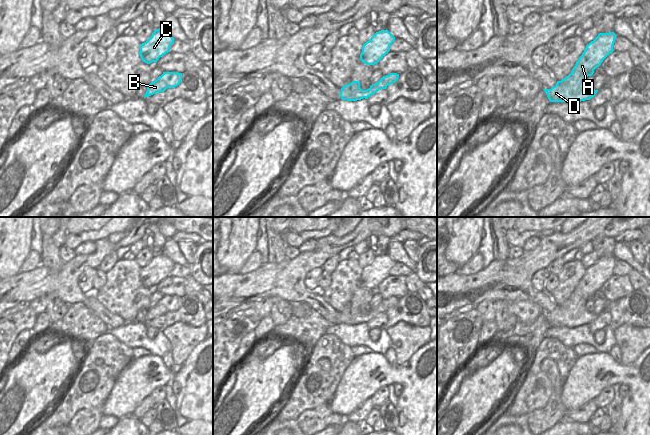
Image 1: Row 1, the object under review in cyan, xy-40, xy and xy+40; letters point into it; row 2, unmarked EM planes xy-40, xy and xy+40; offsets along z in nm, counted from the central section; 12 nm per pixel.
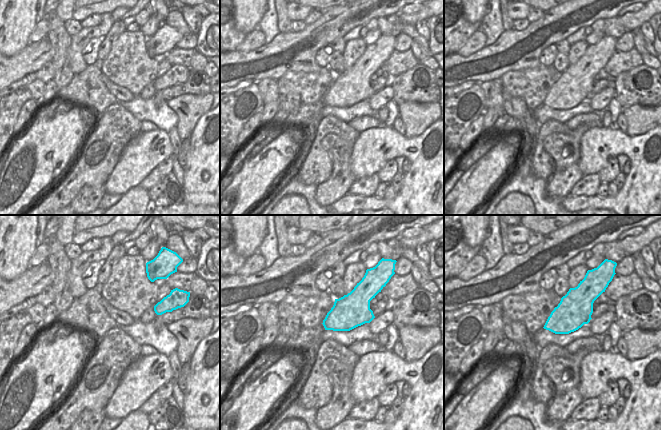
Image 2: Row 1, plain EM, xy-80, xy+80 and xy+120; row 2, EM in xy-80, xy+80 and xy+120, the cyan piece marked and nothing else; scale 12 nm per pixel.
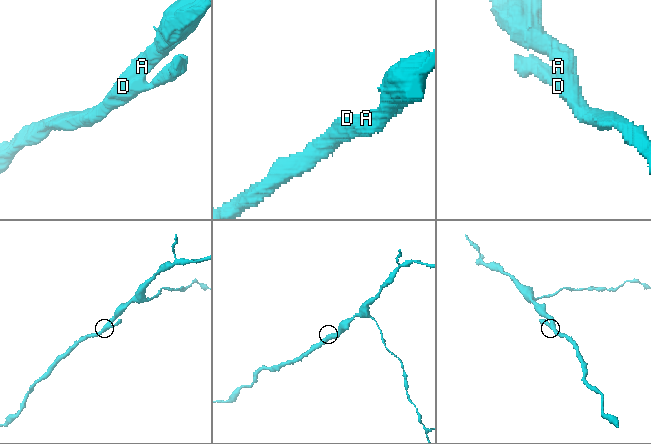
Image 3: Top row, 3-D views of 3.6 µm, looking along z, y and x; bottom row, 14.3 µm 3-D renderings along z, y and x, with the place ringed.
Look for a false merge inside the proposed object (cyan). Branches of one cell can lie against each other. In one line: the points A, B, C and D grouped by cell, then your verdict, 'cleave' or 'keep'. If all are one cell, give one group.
groups A B C D; keep

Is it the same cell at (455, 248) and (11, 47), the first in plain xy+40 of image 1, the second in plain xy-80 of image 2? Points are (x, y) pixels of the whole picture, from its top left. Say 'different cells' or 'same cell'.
same cell

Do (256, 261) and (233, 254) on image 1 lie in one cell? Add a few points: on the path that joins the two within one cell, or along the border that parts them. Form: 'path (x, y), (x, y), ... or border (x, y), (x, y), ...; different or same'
border (254, 250), (238, 272); different

